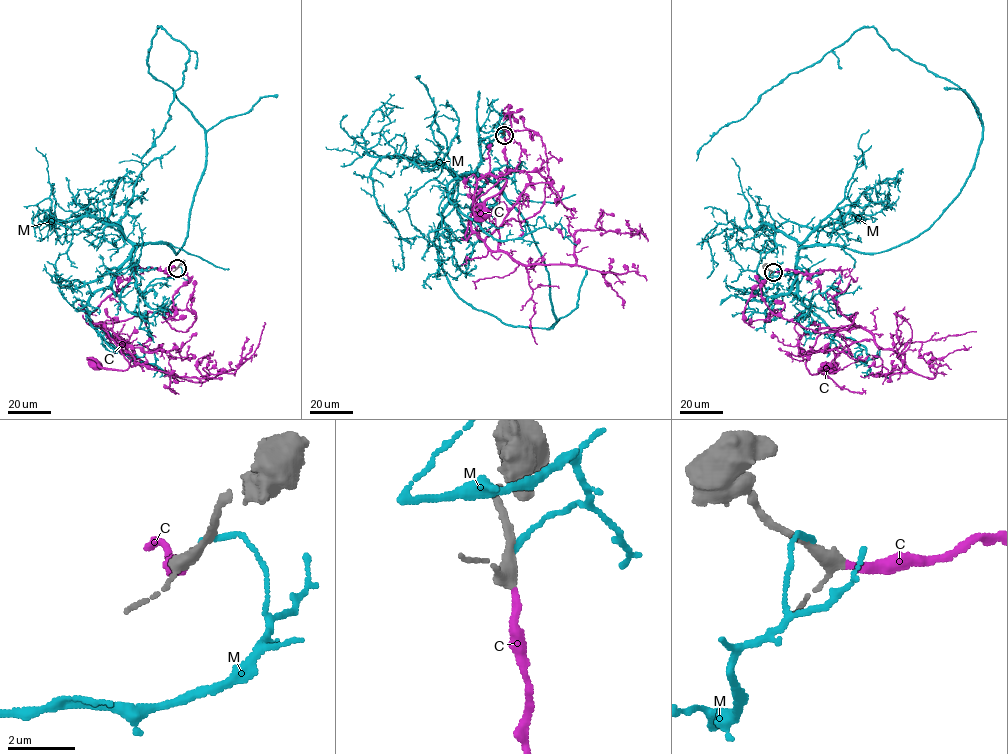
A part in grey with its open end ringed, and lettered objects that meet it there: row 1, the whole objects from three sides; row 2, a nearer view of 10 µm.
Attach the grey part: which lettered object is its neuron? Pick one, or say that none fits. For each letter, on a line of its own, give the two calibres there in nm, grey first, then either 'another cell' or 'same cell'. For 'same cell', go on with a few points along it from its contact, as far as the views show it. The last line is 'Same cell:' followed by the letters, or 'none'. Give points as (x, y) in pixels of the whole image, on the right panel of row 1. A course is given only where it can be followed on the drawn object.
C: 340 nm thick on the grey side, 220 nm on the other; same cell; it runs (773, 272), (841, 271), (832, 297), (855, 327), (819, 334), (806, 362), (812, 374), (831, 370)
M: 260 nm thick on the grey side, 180 nm on the other; another cell
Same cell: C

